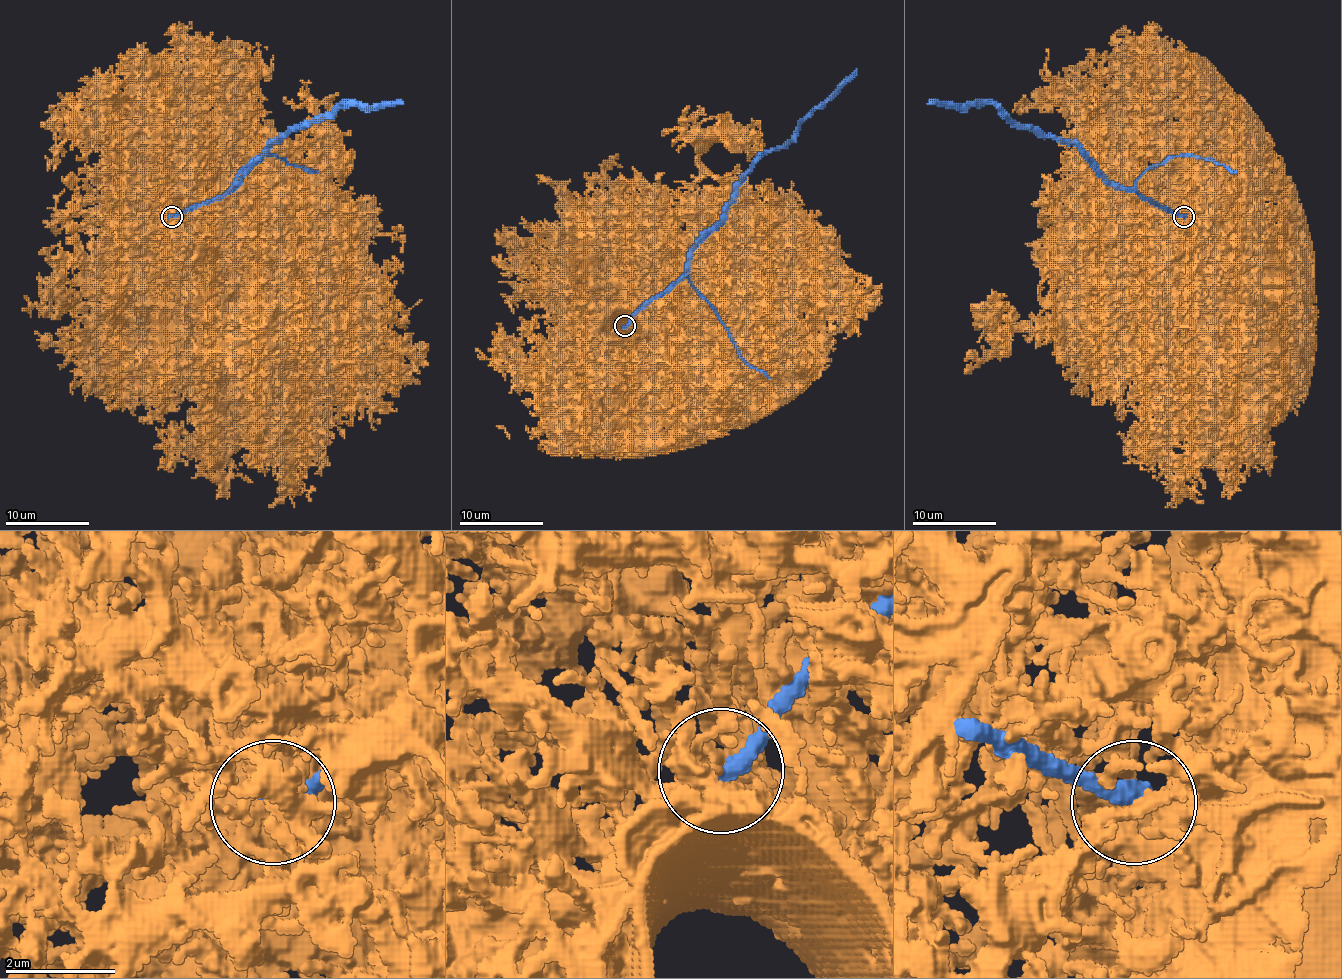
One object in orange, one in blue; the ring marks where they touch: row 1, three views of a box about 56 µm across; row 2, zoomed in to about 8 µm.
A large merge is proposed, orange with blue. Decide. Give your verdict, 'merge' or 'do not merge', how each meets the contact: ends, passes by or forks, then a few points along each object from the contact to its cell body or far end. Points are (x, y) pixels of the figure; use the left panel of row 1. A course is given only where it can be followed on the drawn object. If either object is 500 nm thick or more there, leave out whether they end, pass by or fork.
do not merge; orange ends; blue ends; course orange (170, 217), (241, 217), (249, 226), (257, 226), (295, 263); course blue (171, 216), (219, 200), (279, 137), (327, 116), (340, 104), (403, 104)

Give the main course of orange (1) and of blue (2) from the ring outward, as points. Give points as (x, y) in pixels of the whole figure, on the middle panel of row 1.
1: (623, 325), (636, 333), (665, 333), (749, 417)
2: (624, 326), (685, 271), (687, 255), (727, 215), (733, 186), (764, 154), (781, 148), (856, 69)

